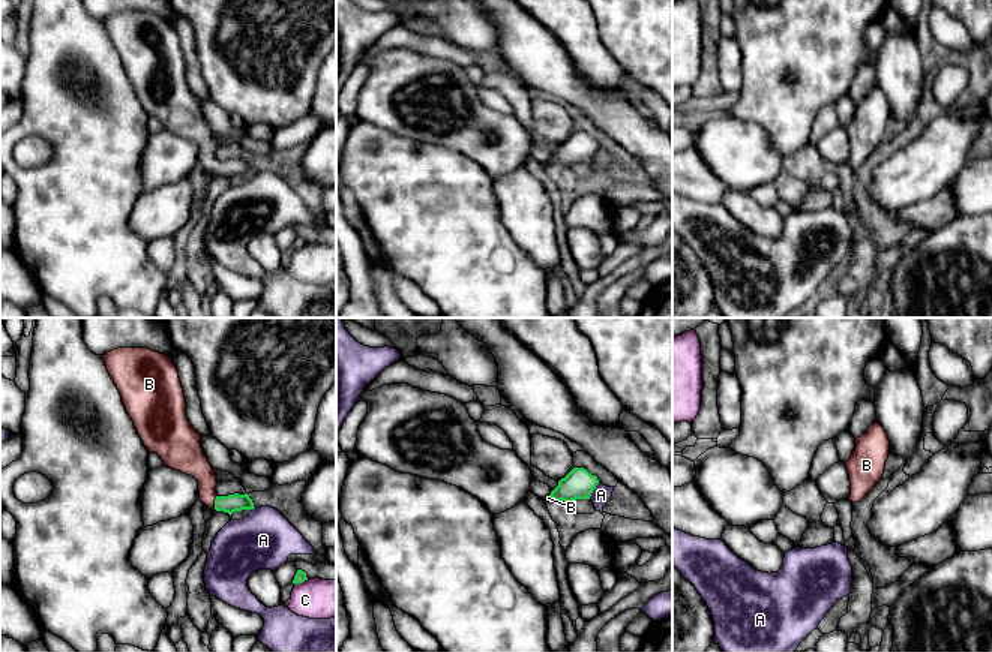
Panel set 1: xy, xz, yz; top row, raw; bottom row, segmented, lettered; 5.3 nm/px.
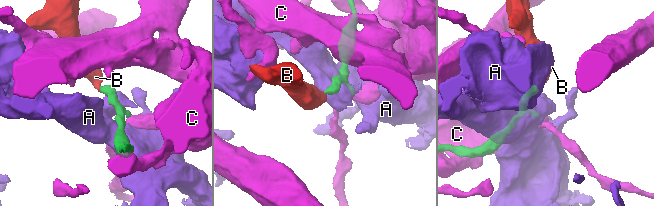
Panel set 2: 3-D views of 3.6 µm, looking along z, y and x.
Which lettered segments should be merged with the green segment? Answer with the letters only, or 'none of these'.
B

